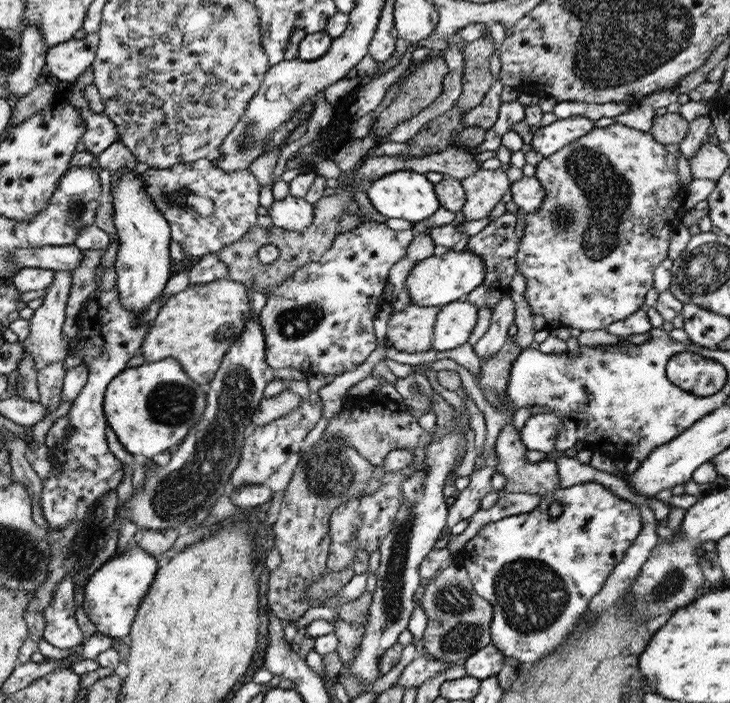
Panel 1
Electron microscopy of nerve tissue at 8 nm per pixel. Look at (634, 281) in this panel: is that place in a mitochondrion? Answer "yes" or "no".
no

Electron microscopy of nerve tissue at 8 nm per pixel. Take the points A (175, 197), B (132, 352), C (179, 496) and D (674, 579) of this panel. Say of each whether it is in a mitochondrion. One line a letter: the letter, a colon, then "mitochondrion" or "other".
A: mitochondrion
B: other
C: mitochondrion
D: mitochondrion

